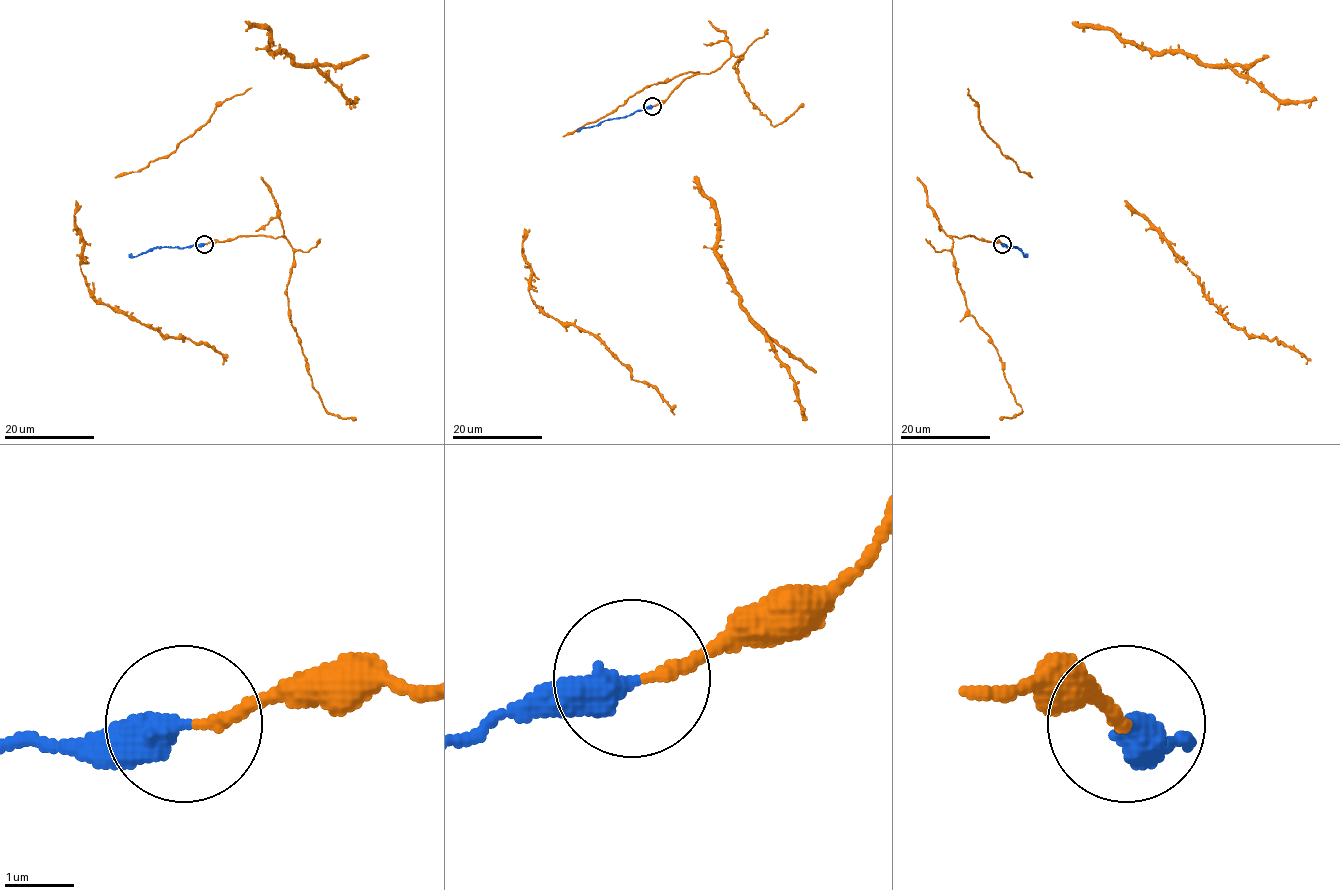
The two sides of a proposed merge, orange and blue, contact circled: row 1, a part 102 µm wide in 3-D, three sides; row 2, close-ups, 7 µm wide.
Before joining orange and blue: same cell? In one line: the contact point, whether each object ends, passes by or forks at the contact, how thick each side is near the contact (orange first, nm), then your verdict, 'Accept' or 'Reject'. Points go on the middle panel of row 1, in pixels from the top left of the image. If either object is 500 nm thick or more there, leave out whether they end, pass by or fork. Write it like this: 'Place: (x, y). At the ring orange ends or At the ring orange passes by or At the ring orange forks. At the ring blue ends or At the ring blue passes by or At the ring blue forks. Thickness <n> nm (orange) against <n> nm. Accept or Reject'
Place: (652, 106). At the ring orange ends. At the ring blue ends. Thickness 160 nm (orange) against 480 nm. Accept

